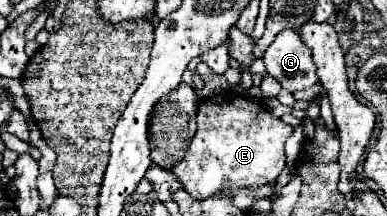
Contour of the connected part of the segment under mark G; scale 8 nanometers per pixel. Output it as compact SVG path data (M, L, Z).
M294 29L280 31L262 59L268 75L272 75L290 93L308 89L318 81L312 51L304 41L300 41L300 33Z

